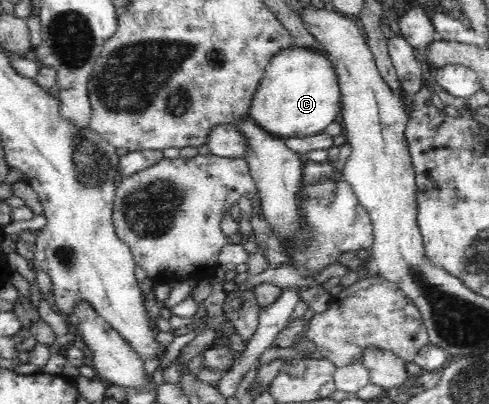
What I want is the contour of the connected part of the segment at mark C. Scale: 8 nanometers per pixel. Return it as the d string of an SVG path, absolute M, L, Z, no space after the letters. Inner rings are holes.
M293 46L269 63L255 91L249 116L259 130L288 142L290 138L321 133L330 122L339 120L341 111L341 89L331 61L314 48Z

